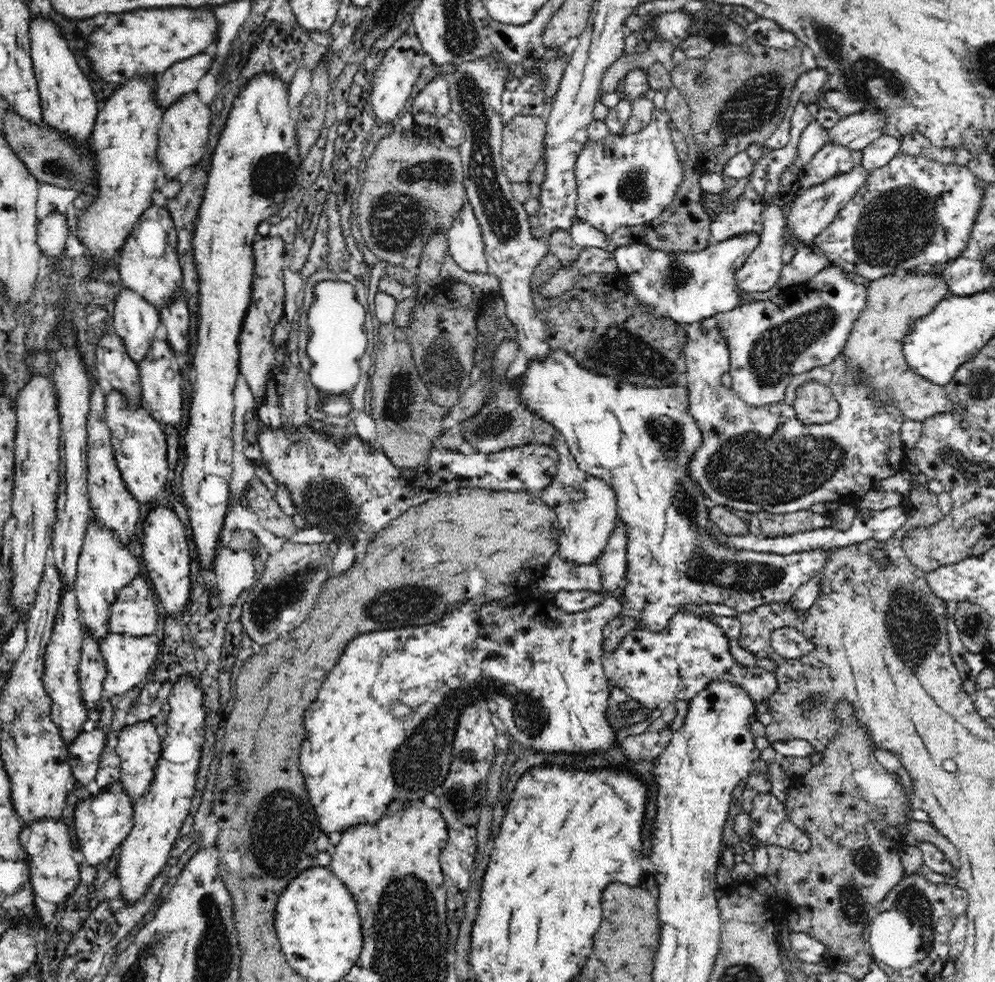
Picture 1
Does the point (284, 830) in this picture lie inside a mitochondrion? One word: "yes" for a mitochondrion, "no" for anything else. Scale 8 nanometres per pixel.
yes

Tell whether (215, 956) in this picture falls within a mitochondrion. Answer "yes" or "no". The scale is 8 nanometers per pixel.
yes

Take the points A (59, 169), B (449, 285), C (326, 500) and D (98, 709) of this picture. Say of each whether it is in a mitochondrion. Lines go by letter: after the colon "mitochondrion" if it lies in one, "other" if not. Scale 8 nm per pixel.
A: mitochondrion
B: other
C: mitochondrion
D: other

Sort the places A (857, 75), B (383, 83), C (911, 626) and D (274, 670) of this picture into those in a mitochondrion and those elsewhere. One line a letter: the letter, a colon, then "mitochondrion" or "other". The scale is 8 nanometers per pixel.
A: mitochondrion
B: other
C: mitochondrion
D: mitochondrion

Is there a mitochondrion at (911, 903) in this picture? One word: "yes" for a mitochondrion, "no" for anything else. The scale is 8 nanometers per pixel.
yes

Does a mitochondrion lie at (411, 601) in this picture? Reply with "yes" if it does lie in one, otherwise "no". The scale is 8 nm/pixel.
yes

